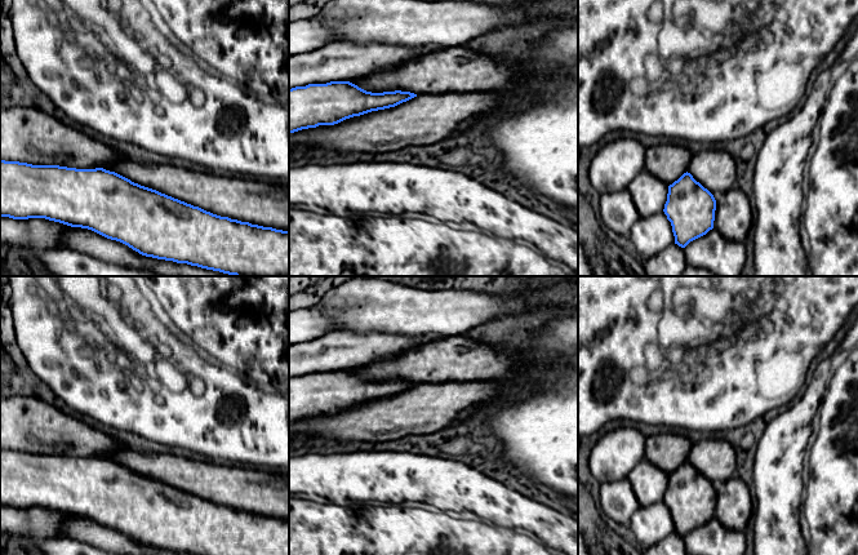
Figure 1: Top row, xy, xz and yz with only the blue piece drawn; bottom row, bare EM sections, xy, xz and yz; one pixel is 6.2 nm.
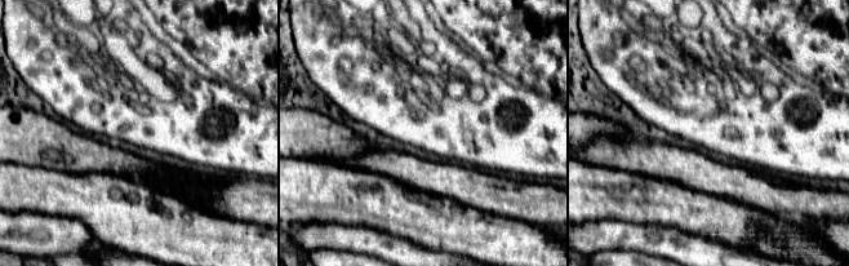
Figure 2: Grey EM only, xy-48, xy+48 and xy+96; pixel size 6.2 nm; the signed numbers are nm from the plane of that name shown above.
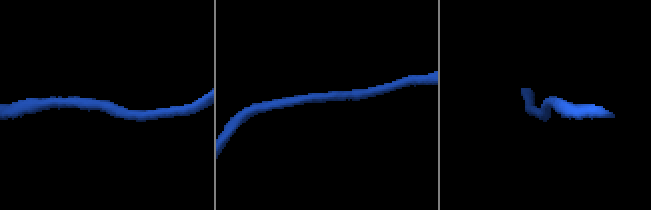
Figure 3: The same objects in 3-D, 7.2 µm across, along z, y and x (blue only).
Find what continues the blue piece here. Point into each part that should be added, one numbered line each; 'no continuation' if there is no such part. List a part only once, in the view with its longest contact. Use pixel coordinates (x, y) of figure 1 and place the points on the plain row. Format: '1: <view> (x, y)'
no continuation

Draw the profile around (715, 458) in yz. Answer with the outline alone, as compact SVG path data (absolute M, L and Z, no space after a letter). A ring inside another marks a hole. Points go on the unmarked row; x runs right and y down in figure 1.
M706 438L693 443L688 462L713 485L724 484L737 472L737 452L723 438Z

